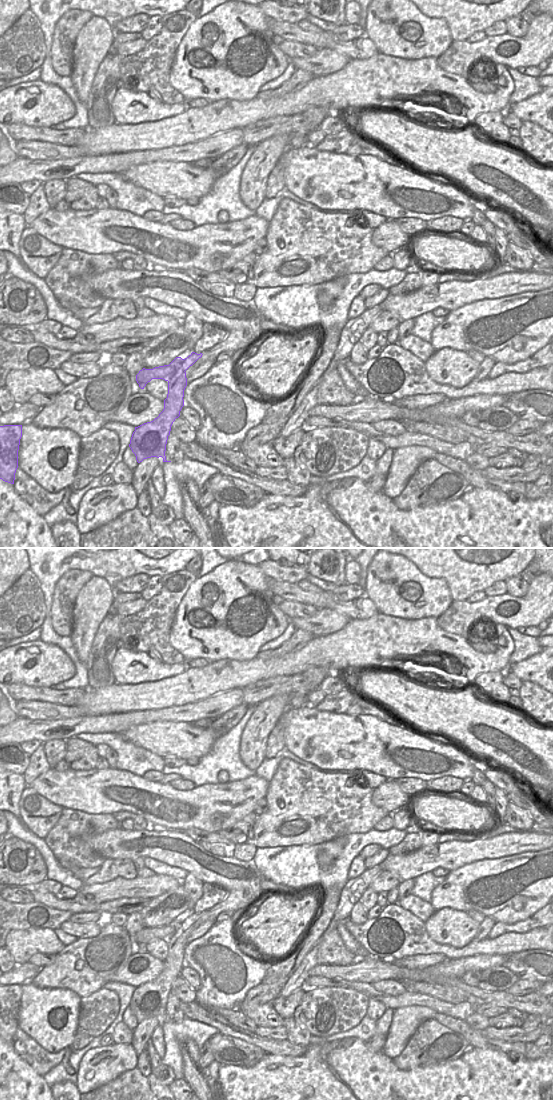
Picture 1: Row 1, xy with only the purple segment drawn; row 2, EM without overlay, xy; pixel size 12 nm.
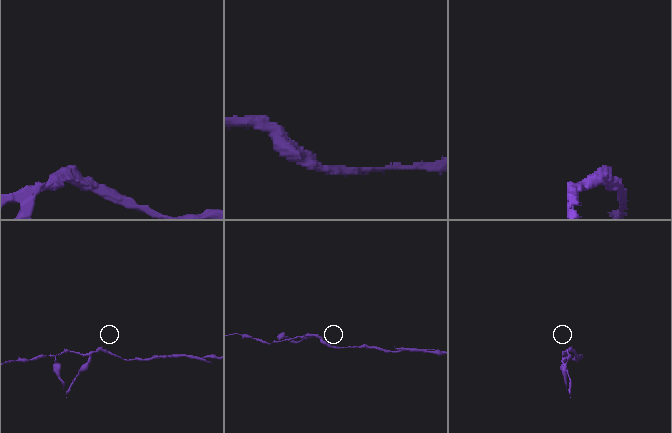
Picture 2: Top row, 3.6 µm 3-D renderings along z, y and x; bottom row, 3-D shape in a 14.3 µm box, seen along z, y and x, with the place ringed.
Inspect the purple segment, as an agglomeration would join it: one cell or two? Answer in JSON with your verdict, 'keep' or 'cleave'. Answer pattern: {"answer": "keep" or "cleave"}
{"answer": "cleave"}

